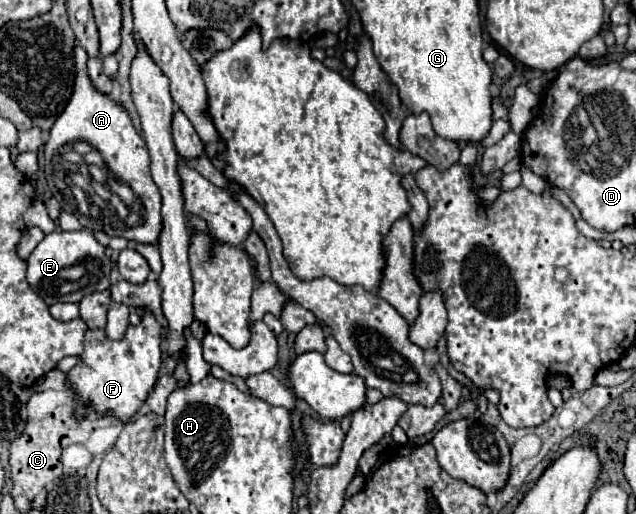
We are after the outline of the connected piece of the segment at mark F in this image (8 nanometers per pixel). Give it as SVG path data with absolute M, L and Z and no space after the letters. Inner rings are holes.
M145 310L137 326L129 324L121 340L109 340L105 330L87 330L81 360L67 372L73 400L79 408L89 408L101 416L113 414L123 424L133 422L147 398L153 394L161 368L161 328L155 314Z

